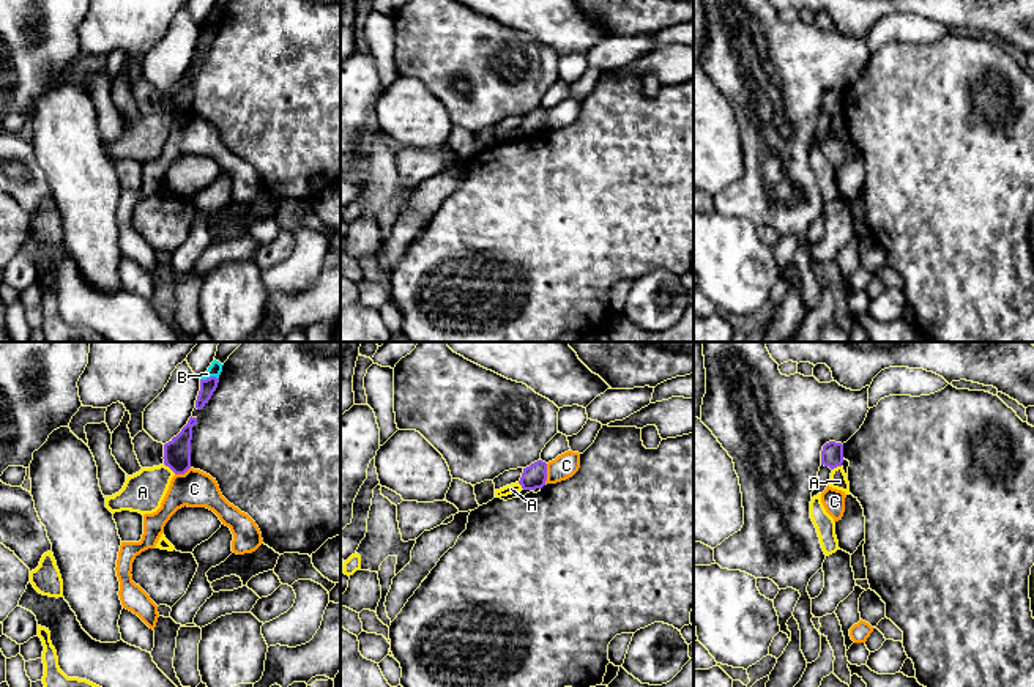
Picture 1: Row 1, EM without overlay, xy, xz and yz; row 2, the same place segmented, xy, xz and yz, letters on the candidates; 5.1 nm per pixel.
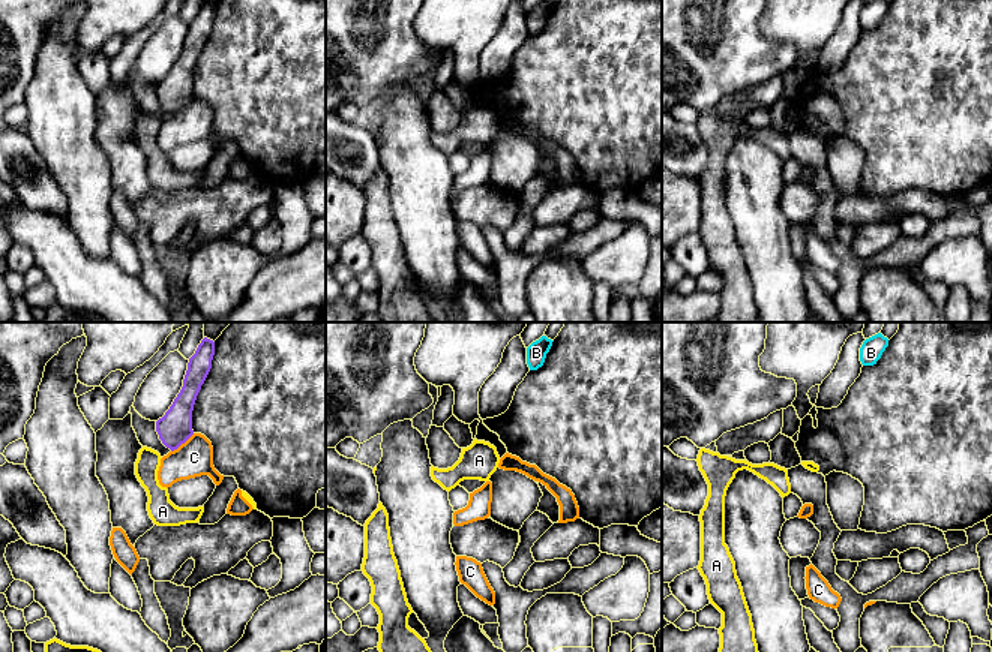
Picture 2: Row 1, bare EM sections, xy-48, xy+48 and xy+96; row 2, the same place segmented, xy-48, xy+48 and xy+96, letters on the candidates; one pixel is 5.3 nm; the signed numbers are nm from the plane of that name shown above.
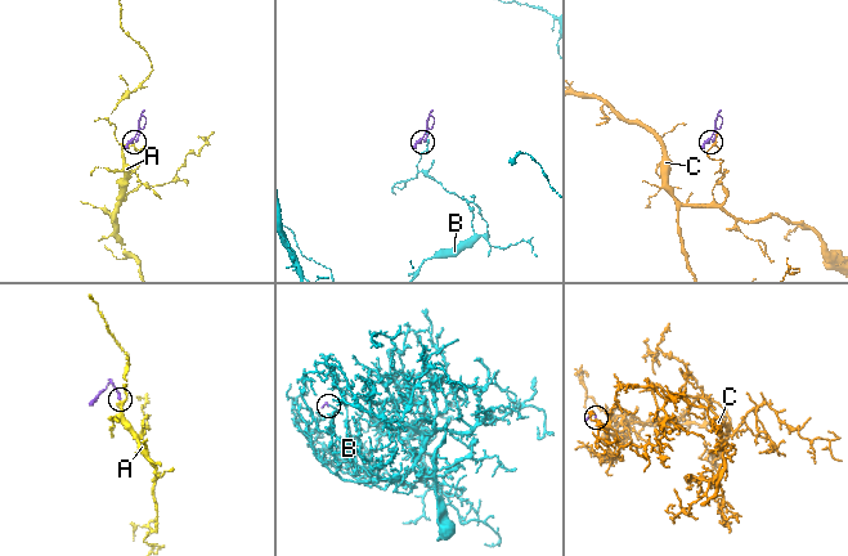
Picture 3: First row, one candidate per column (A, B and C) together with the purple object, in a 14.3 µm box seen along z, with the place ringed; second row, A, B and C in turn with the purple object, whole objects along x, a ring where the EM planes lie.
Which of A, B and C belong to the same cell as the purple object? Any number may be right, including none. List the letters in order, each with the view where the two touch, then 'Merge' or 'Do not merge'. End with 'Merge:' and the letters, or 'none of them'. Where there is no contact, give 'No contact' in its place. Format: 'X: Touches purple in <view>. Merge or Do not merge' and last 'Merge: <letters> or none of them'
A: Touches purple in xy. Do not merge
B: Touches purple in xy. Do not merge
C: Touches purple in xz. Do not merge
Merge: none of them

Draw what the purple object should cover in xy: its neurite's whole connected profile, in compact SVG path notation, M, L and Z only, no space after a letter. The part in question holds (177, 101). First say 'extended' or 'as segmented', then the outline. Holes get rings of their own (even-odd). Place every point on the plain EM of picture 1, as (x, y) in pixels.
as segmented; M191 63L181 79L164 91L164 112L175 121L184 121L191 115L191 87L195 71L197 65Z

